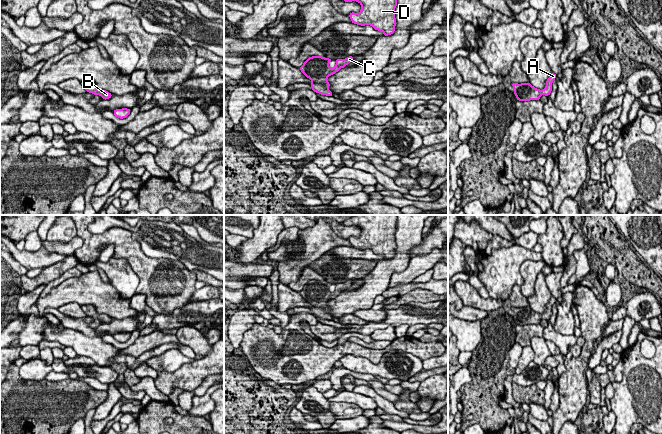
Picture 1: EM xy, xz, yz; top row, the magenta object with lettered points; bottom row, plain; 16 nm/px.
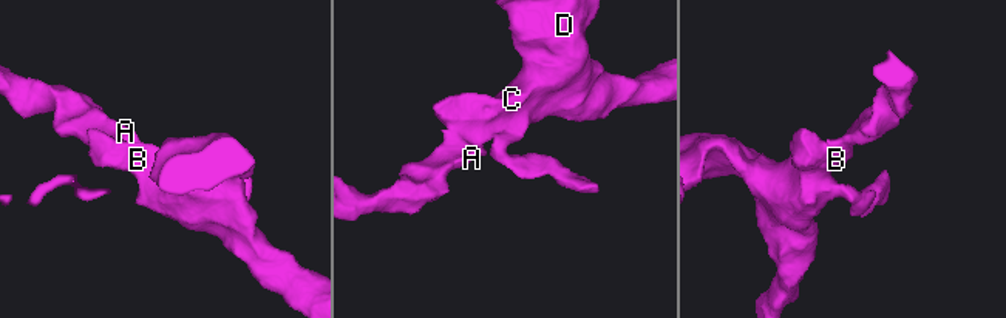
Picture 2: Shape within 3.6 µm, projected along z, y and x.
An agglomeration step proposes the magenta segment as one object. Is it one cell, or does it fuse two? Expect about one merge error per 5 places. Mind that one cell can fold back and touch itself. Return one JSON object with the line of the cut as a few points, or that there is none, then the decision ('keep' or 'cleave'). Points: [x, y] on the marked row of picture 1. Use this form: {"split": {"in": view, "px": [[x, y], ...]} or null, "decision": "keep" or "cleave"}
{"split": null, "decision": "keep"}

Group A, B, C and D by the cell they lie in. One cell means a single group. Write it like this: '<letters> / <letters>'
A B C D

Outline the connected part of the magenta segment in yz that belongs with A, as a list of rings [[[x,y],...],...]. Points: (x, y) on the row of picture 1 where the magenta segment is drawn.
[[[551,73],[550,77],[546,81],[546,86],[543,90],[537,89],[528,83],[512,83],[514,88],[514,94],[518,101],[530,101],[530,100],[540,100],[542,95],[549,96],[552,91],[552,82],[556,79],[556,74]]]

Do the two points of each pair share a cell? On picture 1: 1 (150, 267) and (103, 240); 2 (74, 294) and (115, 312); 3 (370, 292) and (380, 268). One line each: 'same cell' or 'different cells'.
1: same cell
2: same cell
3: same cell

